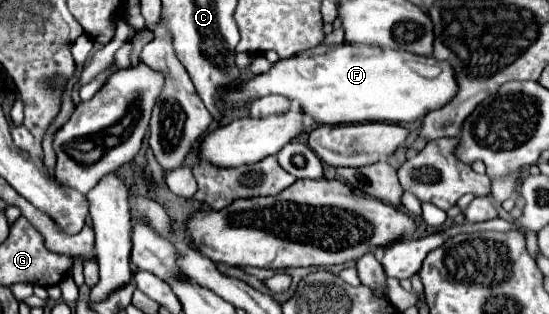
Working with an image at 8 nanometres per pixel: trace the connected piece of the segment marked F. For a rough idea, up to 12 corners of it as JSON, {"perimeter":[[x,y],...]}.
{"perimeter":[[317,45],[223,95],[283,95],[317,123],[411,123],[457,95],[451,63]]}

